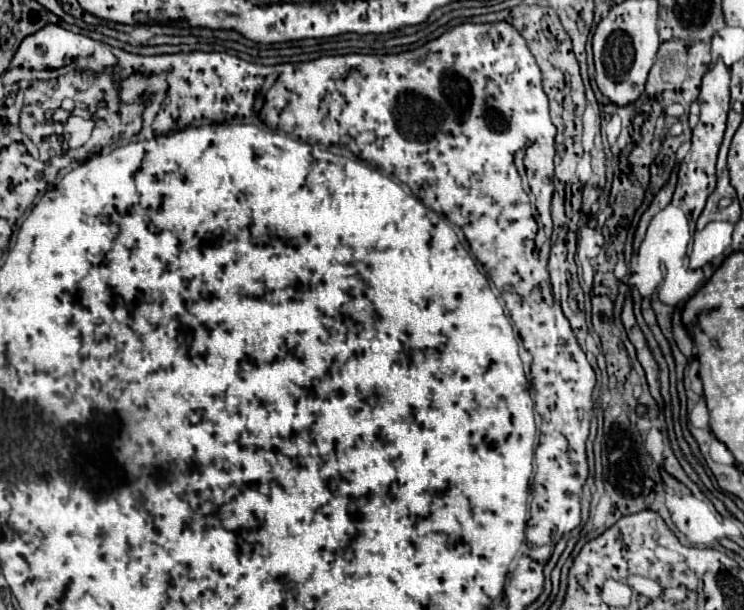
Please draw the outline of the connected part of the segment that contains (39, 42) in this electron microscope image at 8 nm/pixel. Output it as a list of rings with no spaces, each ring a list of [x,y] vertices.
[[[45,25],[39,33],[25,37],[11,61],[29,69],[63,67],[75,57],[91,55],[95,41],[85,35],[75,35],[59,25]]]

